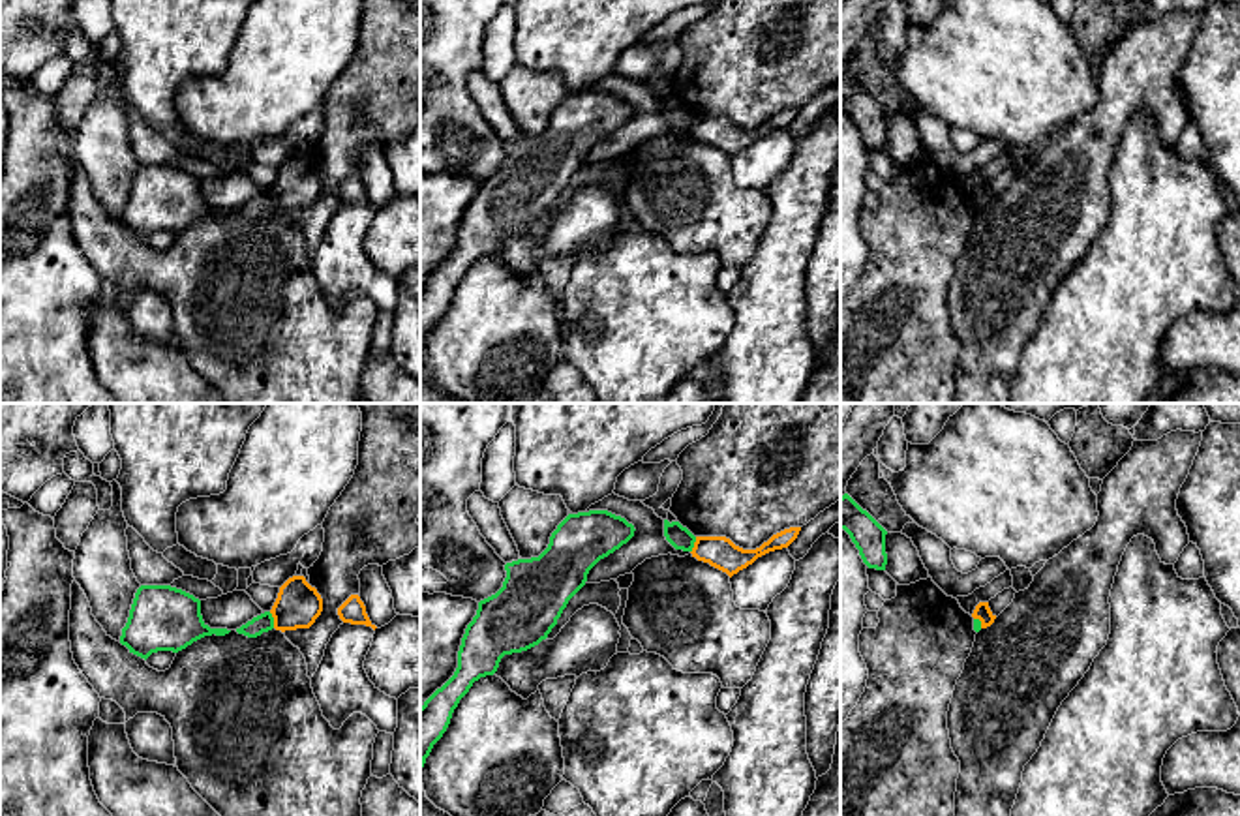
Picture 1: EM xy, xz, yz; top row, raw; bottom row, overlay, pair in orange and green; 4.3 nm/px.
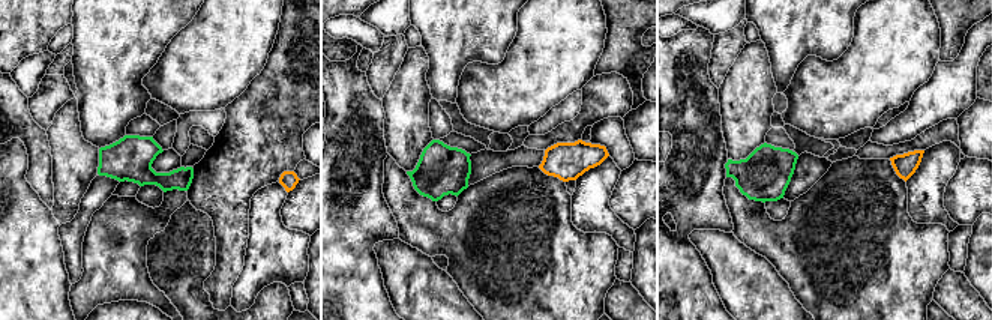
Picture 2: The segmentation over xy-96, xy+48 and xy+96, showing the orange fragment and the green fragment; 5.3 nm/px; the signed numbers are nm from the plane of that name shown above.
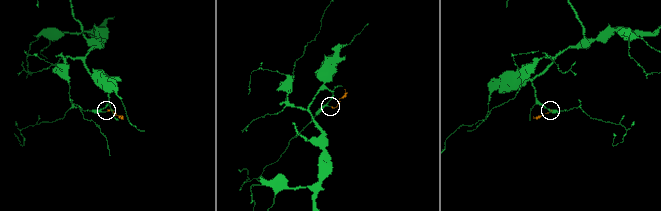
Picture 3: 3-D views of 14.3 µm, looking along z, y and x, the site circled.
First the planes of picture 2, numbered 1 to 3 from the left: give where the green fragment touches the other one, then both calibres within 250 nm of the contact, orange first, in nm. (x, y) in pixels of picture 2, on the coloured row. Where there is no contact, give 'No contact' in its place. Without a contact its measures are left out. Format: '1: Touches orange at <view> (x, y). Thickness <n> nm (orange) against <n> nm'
1: No contact
2: No contact
3: No contact

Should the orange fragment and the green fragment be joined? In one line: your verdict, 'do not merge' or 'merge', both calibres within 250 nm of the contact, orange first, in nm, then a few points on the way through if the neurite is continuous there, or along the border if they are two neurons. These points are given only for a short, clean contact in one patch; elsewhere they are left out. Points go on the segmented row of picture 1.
do not merge; 190 nm thick on the orange side, 80 nm on the other; border along xy (269, 612), (274, 627)

